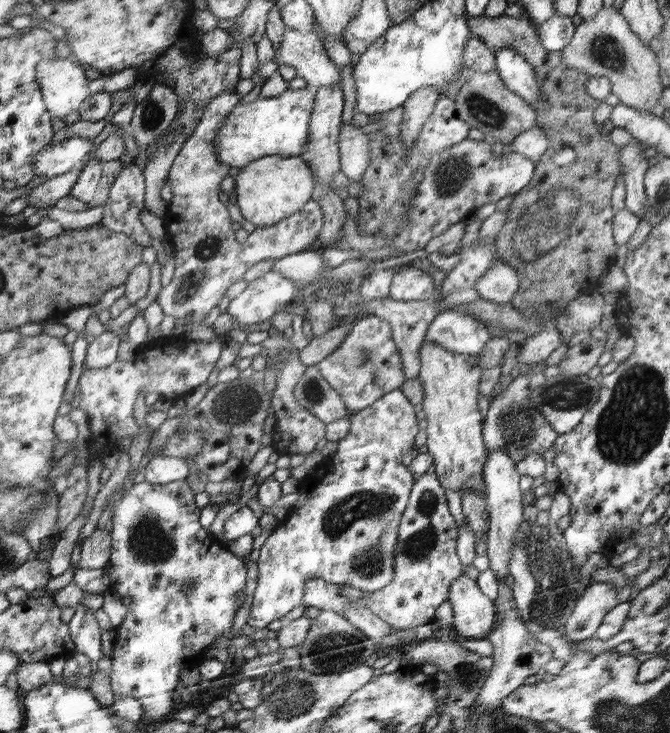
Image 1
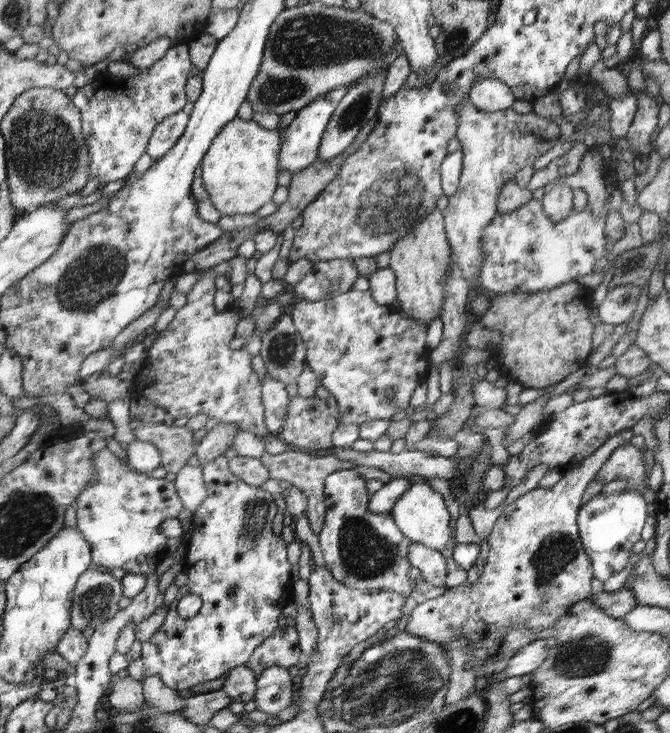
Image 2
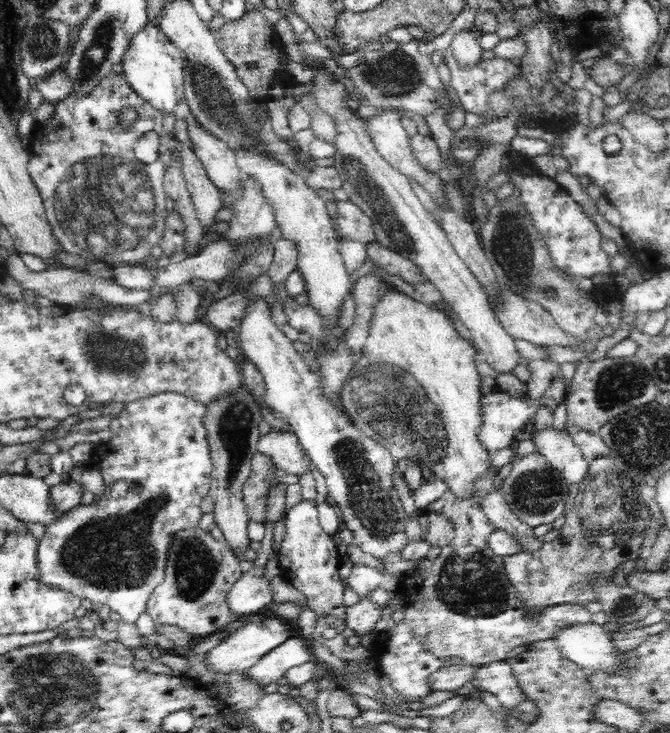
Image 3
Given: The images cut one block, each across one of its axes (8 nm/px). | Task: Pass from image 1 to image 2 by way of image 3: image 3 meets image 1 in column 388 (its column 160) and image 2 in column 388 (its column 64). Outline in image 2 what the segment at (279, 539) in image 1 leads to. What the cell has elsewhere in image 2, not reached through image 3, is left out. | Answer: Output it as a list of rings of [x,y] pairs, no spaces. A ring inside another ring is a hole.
[[[355,468],[335,470],[324,479],[323,495],[327,507],[324,526],[318,537],[326,567],[333,577],[351,589],[362,589],[370,593],[392,591],[409,596],[415,587],[410,577],[412,564],[409,560],[409,548],[413,541],[398,528],[390,513],[373,513],[370,510],[374,488],[370,488],[368,473],[363,469]]]

